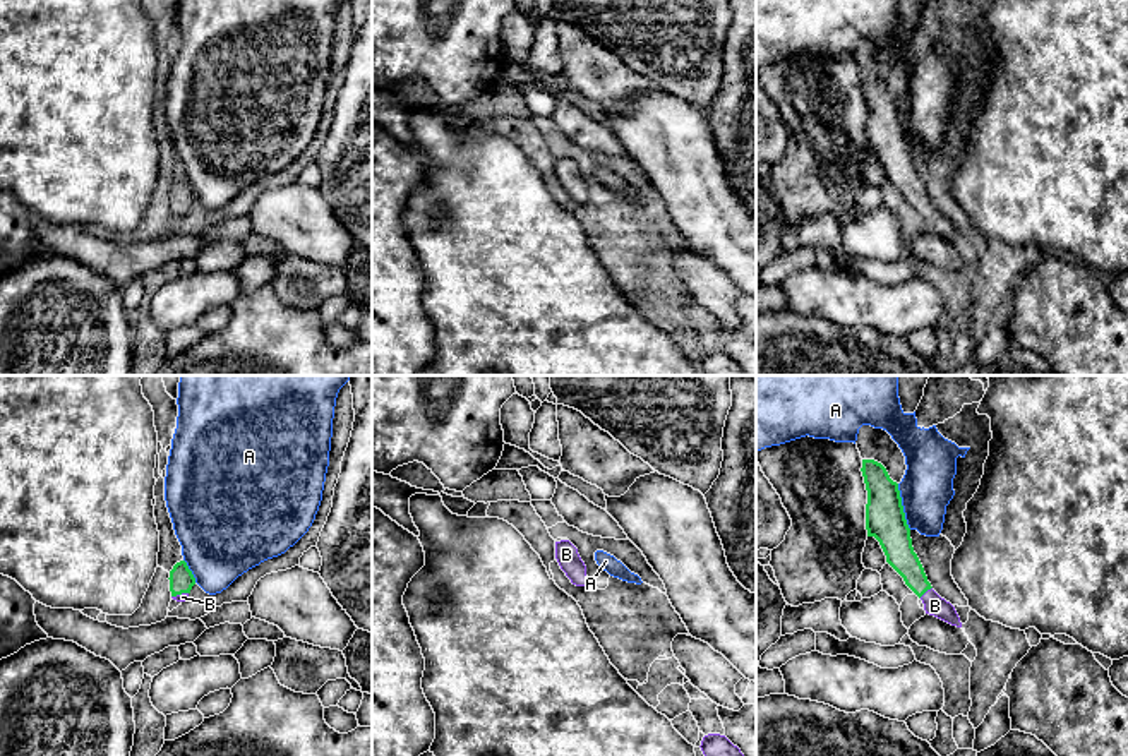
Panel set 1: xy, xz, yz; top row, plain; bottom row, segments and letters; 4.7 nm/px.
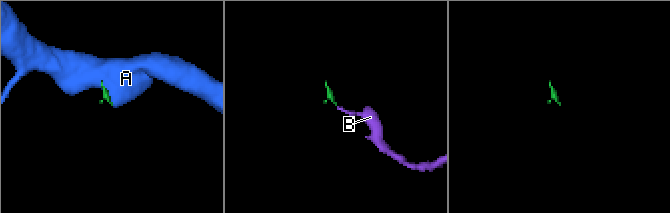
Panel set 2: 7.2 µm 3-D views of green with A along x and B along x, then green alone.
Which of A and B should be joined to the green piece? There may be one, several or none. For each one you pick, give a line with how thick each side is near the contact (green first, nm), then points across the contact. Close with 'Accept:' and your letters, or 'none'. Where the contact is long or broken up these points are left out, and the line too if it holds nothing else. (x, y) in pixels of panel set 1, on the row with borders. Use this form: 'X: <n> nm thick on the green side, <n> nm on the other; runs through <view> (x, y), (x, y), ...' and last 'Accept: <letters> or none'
B: 140 nm thick on the green side, 100 nm on the other
Accept: B

